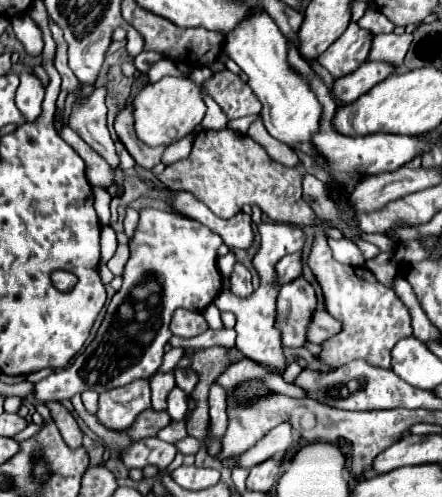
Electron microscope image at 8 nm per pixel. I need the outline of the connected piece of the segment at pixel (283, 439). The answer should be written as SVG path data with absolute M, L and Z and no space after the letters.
M283 422L279 424L279 428L273 428L267 436L263 436L253 448L249 448L247 452L239 454L239 456L231 456L227 460L223 460L223 466L227 468L253 468L255 464L271 458L277 452L287 452L291 446L295 444L295 432L291 428L291 424Z

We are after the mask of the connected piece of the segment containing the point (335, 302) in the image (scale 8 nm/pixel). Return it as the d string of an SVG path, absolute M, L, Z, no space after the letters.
M315 234L307 266L311 268L315 280L323 290L325 310L341 322L341 332L325 340L321 344L321 352L315 358L327 364L329 368L345 366L351 360L365 360L373 366L389 370L393 346L401 338L411 336L413 332L411 314L407 312L407 306L391 288L383 286L365 266L345 266L337 262L327 244L327 236L323 234Z

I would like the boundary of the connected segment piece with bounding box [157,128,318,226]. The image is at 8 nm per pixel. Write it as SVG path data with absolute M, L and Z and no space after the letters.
M223 128L219 132L201 130L195 136L191 154L167 166L157 178L173 190L189 190L219 218L235 216L241 212L243 204L257 204L273 222L287 222L293 226L317 225L313 209L303 199L303 174L305 170L301 164L297 168L285 168L279 162L273 162L247 134Z

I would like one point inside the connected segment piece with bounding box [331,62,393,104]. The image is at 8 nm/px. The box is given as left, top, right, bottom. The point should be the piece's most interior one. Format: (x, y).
(347, 88)

